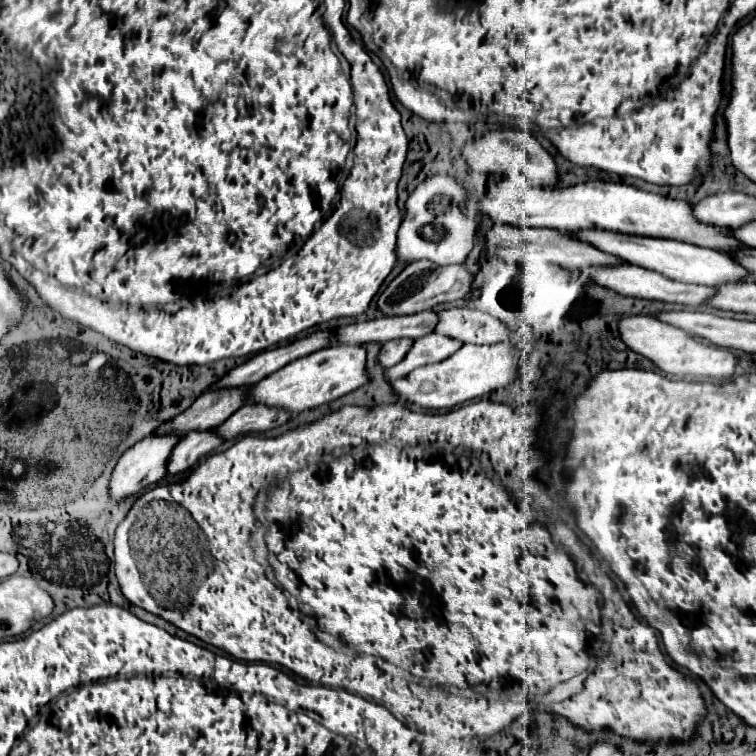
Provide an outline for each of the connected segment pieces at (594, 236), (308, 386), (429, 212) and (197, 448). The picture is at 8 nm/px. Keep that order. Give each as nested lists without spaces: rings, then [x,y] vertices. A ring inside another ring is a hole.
[[[586,230],[586,232],[576,232],[576,238],[610,252],[614,256],[620,256],[624,262],[642,266],[646,270],[656,270],[662,272],[664,276],[688,284],[704,284],[704,286],[720,286],[720,284],[736,284],[744,282],[748,278],[748,270],[740,266],[734,258],[728,254],[692,246],[686,242],[678,240],[662,240],[662,238],[644,238],[644,236],[630,236],[630,234],[618,234],[618,232],[604,232],[604,230]],[[710,278],[710,280],[704,280]]]
[[[330,346],[300,360],[294,360],[286,368],[266,376],[252,388],[252,402],[286,408],[294,414],[332,402],[364,384],[368,384],[366,372],[366,350],[362,346]]]
[[[432,176],[418,184],[406,200],[406,214],[398,230],[398,258],[406,262],[432,260],[434,264],[462,264],[474,250],[480,222],[466,216],[466,188],[454,176]]]
[[[216,428],[212,430],[204,430],[204,432],[188,432],[188,436],[184,436],[180,440],[180,444],[174,448],[170,462],[168,462],[168,472],[176,474],[182,472],[190,466],[194,466],[202,456],[210,454],[212,450],[220,448],[224,442],[218,440],[218,432]]]

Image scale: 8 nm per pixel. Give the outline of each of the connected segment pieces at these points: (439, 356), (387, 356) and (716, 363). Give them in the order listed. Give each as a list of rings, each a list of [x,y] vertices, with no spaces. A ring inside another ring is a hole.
[[[428,334],[418,342],[418,366],[444,360],[454,352],[458,352],[460,348],[462,348],[460,340],[452,340],[450,336],[440,336],[440,334]]]
[[[396,338],[396,340],[390,340],[382,346],[382,352],[380,352],[380,364],[384,368],[390,368],[394,364],[398,364],[406,354],[408,354],[408,348],[412,348],[412,338]]]
[[[626,316],[624,320],[620,320],[620,334],[622,340],[628,344],[628,348],[650,358],[660,370],[670,374],[730,380],[738,364],[738,358],[732,352],[704,344],[694,336],[688,336],[688,332],[680,332],[680,328],[672,328],[672,324],[660,324],[660,320],[652,316]]]

